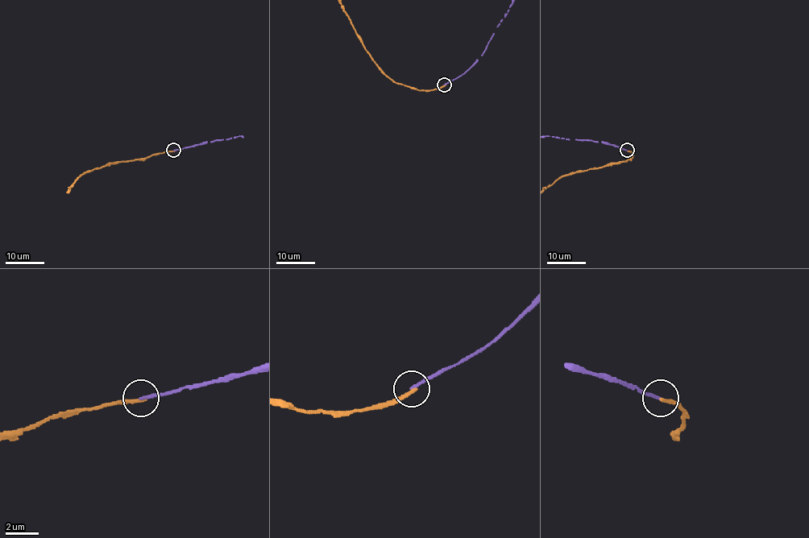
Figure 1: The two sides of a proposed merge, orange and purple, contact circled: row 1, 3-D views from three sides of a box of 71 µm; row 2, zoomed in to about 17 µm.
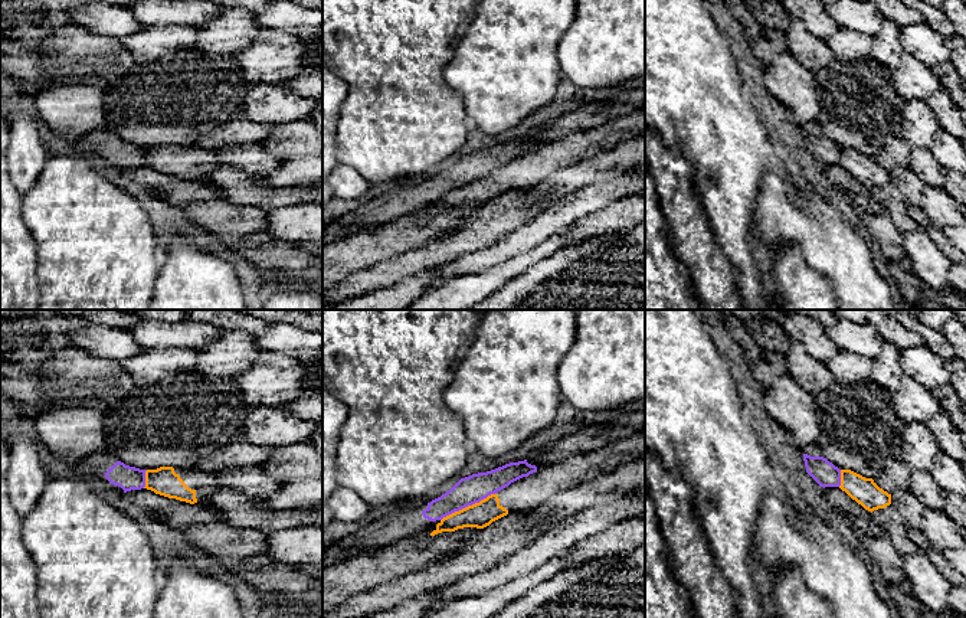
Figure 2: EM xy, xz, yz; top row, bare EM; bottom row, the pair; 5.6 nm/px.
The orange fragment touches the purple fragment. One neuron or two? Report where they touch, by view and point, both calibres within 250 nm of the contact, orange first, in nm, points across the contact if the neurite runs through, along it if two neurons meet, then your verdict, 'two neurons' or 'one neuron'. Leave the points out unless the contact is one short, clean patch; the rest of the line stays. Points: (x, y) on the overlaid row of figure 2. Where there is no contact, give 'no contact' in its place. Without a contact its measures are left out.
meets orange in xz at (468, 506); 140 nm thick on the orange side, 160 nm on the other; border along xz (494, 493), (447, 514), (441, 520); two neurons

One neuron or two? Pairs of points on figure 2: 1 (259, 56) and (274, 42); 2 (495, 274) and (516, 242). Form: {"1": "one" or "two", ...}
{"1": "one", "2": "two"}

